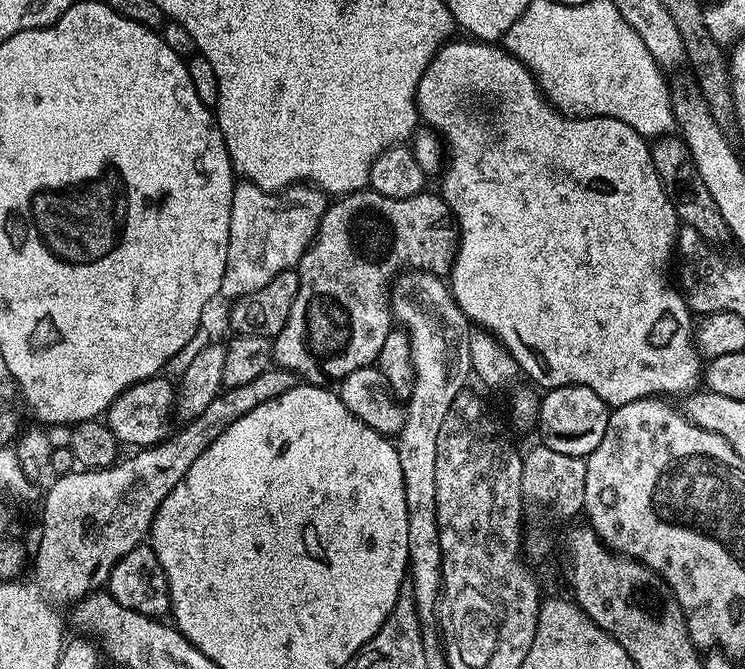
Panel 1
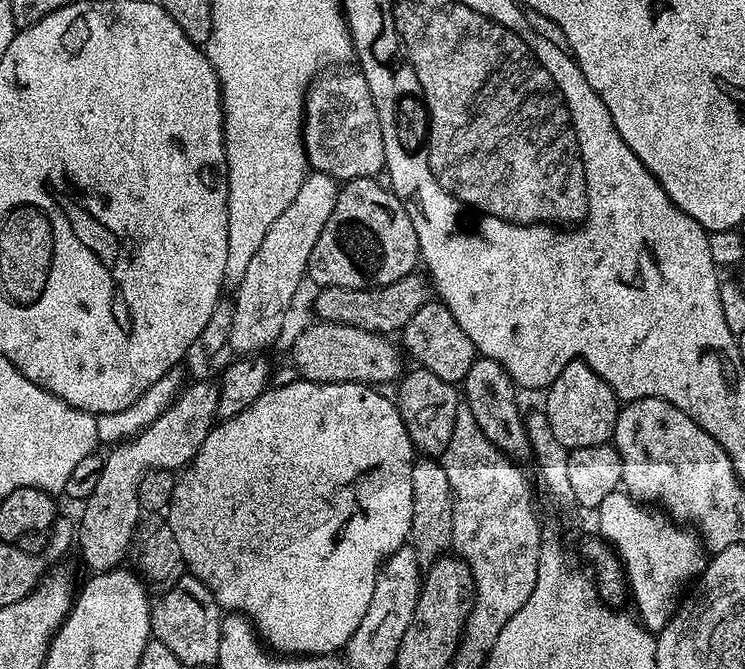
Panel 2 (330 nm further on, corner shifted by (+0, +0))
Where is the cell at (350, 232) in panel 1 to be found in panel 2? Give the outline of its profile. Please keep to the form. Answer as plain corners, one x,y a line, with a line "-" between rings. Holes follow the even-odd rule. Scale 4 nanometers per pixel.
367,176
349,180
341,187
334,202
334,214
330,214
326,226
322,226
322,234
318,234
318,242
310,254
306,276
309,281
312,279
316,286
381,288
417,271
420,247
414,222
410,222
410,214
406,214
404,203
399,200
396,193
385,187
383,183
380,185
380,182
379,179

